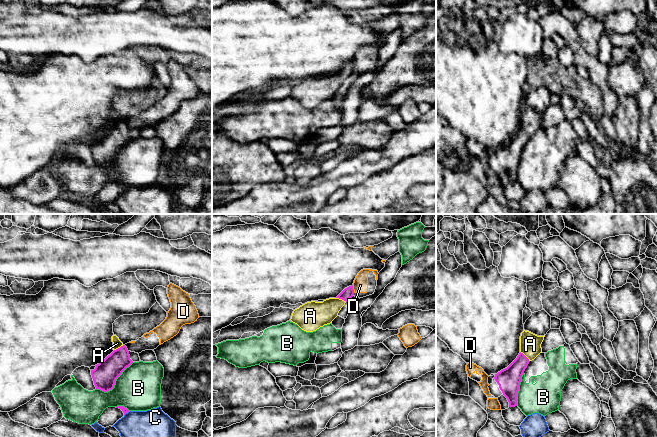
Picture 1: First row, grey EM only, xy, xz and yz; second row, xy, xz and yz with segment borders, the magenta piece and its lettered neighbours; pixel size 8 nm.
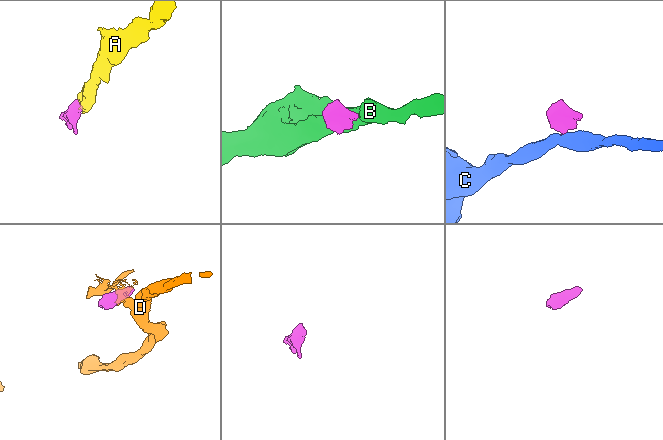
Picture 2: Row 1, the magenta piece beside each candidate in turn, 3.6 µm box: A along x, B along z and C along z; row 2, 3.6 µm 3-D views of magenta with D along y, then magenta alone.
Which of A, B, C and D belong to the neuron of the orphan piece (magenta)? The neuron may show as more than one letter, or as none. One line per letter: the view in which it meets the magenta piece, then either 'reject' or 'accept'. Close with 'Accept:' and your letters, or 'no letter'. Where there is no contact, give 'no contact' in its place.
A: contact in yz; accept
B: contact in xy; reject
C: contact in xy; reject
D: contact in xz; reject
Accept: A

